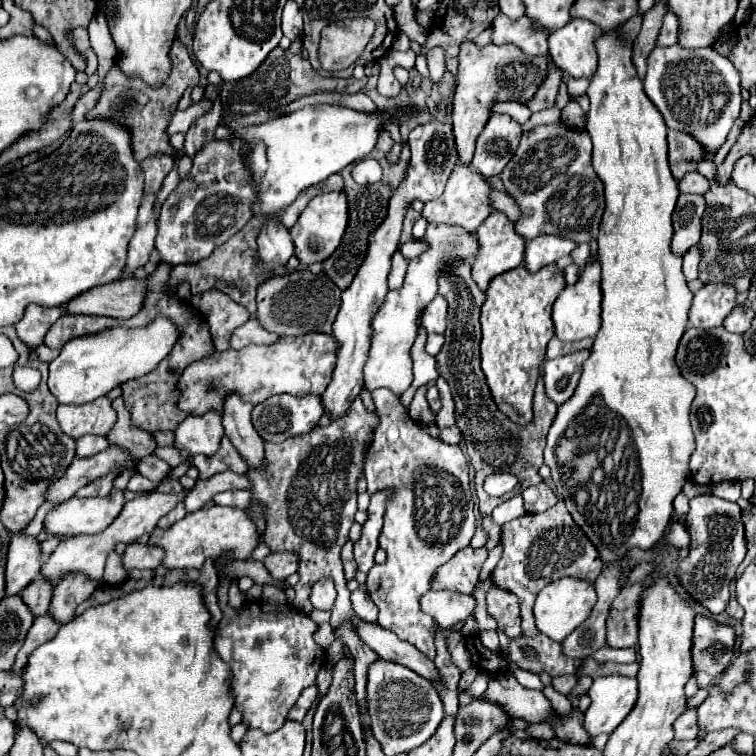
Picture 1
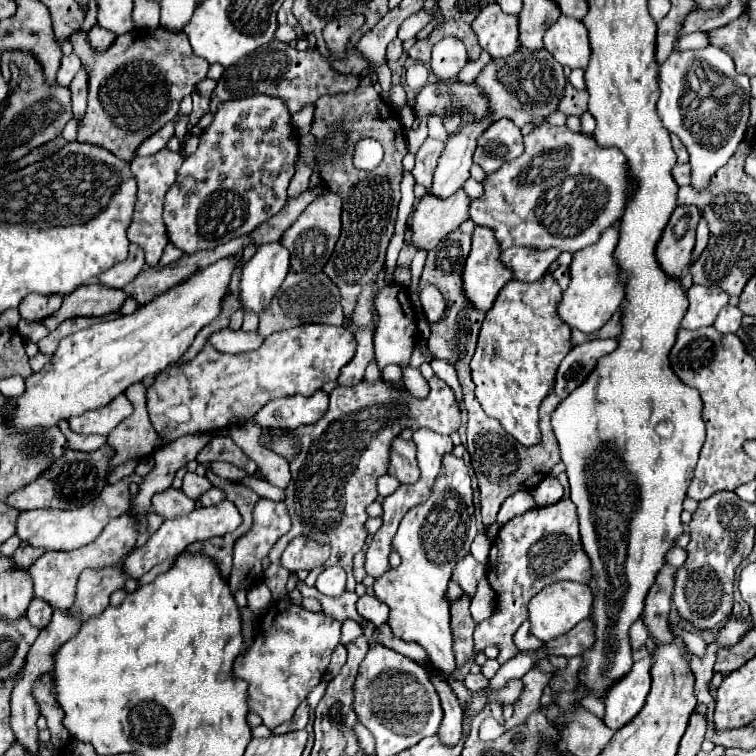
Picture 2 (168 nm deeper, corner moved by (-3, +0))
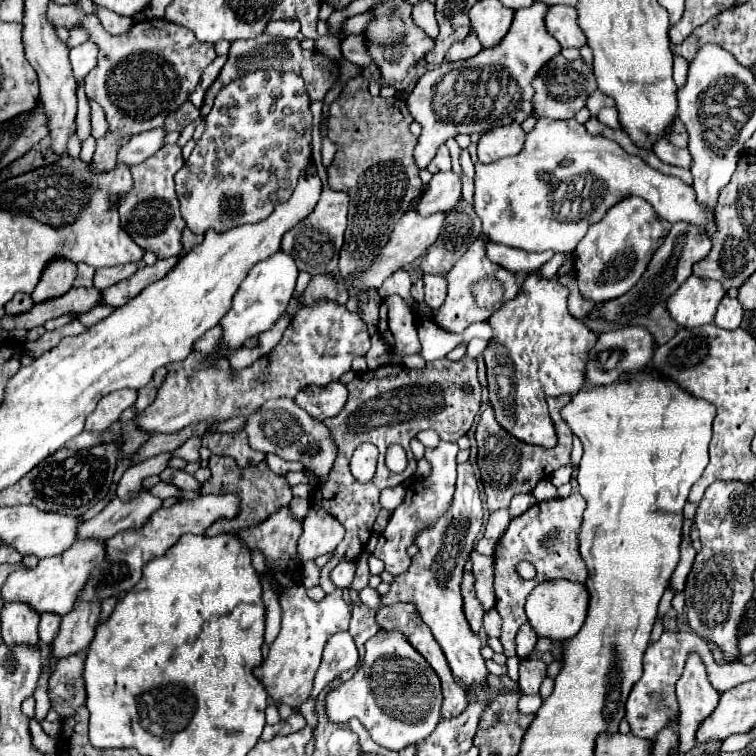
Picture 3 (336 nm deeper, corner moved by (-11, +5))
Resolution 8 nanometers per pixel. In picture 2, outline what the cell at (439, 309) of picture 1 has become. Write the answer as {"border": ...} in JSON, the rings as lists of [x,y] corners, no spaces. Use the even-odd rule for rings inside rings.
{"border":[[[425,286],[425,288],[419,292],[419,298],[421,298],[423,312],[425,312],[425,316],[427,316],[429,322],[435,322],[435,320],[439,320],[439,316],[443,316],[445,300],[443,300],[443,296],[441,296],[441,292],[439,292],[437,288]]]}

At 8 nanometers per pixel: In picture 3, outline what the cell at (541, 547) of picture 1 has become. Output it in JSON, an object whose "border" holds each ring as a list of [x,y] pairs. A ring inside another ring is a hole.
{"border":[[[579,493],[569,495],[567,499],[551,499],[543,503],[535,503],[529,511],[515,517],[507,527],[505,535],[497,543],[495,551],[495,609],[503,619],[501,627],[501,643],[505,647],[505,655],[515,655],[515,635],[519,627],[527,621],[525,617],[525,599],[543,581],[549,579],[569,579],[583,583],[587,579],[587,567],[579,555],[579,527],[581,515],[585,511],[585,499]],[[521,561],[529,561],[537,575],[533,579],[523,579],[517,573],[517,565]]]}

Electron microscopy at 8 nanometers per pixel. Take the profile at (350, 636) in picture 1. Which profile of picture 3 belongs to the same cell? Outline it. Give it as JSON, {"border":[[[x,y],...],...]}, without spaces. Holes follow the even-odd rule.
{"border":[[[363,553],[359,557],[359,561],[357,561],[357,573],[355,573],[355,579],[349,585],[349,589],[353,589],[353,591],[359,593],[361,589],[367,587],[367,583],[369,583],[369,567],[367,567],[367,553]]]}

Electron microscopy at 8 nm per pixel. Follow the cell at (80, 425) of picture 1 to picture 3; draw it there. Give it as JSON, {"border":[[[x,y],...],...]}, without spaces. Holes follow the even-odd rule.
{"border":[[[121,389],[111,395],[105,395],[99,401],[97,409],[87,417],[85,429],[87,431],[105,431],[107,427],[111,427],[111,423],[115,423],[119,419],[119,415],[125,409],[135,405],[135,399],[137,399],[135,389]]]}

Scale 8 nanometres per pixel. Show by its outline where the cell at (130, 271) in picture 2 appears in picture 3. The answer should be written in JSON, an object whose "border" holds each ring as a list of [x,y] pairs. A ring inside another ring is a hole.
{"border":[[[127,263],[127,265],[119,265],[119,267],[103,267],[103,269],[97,269],[95,273],[95,287],[99,291],[105,291],[109,287],[113,287],[115,283],[131,277],[137,269],[139,269],[141,263]]]}

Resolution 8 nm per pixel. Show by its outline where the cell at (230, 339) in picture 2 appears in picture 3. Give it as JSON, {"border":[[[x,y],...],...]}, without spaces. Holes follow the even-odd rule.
{"border":[[[217,325],[213,329],[209,329],[197,343],[195,343],[195,351],[201,351],[203,355],[211,355],[211,351],[215,351],[215,347],[219,347],[219,339],[223,337],[223,329]]]}

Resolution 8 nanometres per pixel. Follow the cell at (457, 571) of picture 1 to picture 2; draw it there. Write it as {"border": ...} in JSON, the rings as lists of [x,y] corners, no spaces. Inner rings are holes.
{"border":[[[467,554],[463,560],[459,560],[459,564],[455,566],[453,572],[453,580],[463,588],[463,592],[467,592],[469,596],[475,594],[479,580],[485,578],[487,566],[479,564],[471,554]]]}

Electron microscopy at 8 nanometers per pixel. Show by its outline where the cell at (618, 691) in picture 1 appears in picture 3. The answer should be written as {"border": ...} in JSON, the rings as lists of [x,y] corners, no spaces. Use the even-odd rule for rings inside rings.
{"border":[[[687,631],[663,633],[659,641],[647,647],[645,657],[643,657],[643,665],[645,665],[643,677],[633,685],[627,705],[625,705],[625,719],[633,735],[643,737],[643,739],[655,739],[657,731],[661,731],[667,725],[667,721],[679,711],[677,699],[675,699],[675,683],[679,675],[683,673],[683,665],[691,651],[697,651],[703,661],[711,657],[705,639],[695,633],[687,633]]]}

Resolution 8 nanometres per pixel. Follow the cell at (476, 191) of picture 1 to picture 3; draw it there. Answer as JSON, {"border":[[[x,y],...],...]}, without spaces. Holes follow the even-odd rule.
{"border":[[[417,209],[407,211],[407,213],[399,219],[399,223],[395,225],[395,229],[393,229],[393,233],[391,233],[391,239],[389,239],[389,243],[381,249],[381,257],[375,259],[375,265],[373,265],[369,271],[365,271],[365,273],[359,273],[351,285],[357,285],[357,287],[359,287],[359,285],[365,285],[365,287],[375,287],[375,289],[381,287],[381,283],[383,283],[393,271],[397,271],[397,269],[401,269],[401,267],[413,263],[417,257],[421,257],[421,255],[427,251],[427,247],[431,247],[431,243],[435,243],[435,239],[437,239],[439,233],[441,233],[441,227],[443,227],[445,217],[447,217],[447,213],[435,213],[435,215],[429,215],[429,217],[421,217],[421,215],[417,213]]]}

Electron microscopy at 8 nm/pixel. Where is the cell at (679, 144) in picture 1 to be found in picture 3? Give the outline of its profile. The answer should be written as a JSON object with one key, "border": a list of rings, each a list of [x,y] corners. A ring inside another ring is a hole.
{"border":[[[675,119],[675,125],[673,125],[671,135],[669,135],[669,141],[671,141],[675,147],[687,149],[687,129],[683,127],[683,123],[681,123],[679,119]]]}

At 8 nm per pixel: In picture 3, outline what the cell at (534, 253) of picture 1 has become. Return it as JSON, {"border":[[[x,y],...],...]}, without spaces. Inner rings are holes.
{"border":[[[493,241],[487,243],[487,257],[505,267],[507,271],[513,271],[513,273],[535,273],[539,271],[551,257],[553,253],[551,251],[543,251],[543,253],[527,253],[523,249],[515,249],[515,247],[507,247],[507,245],[497,245]]]}

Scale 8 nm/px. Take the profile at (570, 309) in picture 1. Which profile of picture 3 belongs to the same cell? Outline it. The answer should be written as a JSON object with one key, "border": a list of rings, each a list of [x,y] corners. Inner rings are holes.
{"border":[[[627,197],[613,205],[599,223],[589,227],[575,249],[575,279],[581,297],[593,303],[605,303],[627,293],[641,279],[651,255],[663,243],[669,229],[671,223],[661,219],[641,197]],[[627,253],[633,253],[633,259],[627,257]],[[617,263],[627,263],[627,267],[619,271]]]}

